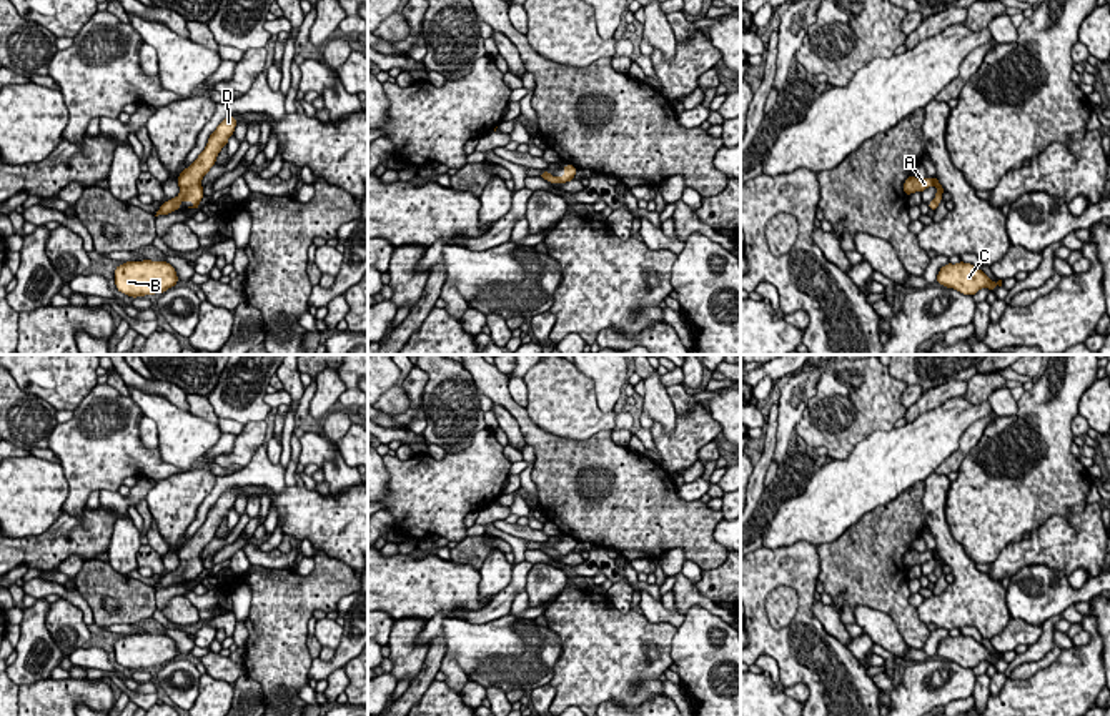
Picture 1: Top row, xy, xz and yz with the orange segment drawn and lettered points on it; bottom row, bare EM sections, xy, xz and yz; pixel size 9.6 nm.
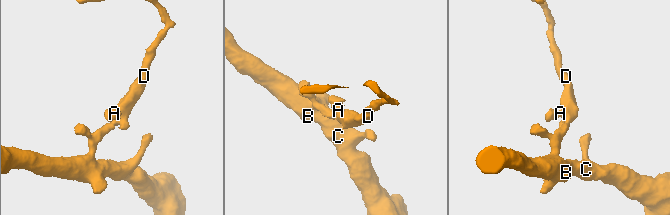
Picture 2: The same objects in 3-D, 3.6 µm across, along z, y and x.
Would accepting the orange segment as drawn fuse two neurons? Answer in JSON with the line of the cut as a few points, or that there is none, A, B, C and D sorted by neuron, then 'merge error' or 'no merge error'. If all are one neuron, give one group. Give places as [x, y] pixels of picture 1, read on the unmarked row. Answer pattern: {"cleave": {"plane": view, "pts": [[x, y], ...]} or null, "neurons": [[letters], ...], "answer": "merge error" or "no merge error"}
{"cleave": null, "neurons": [["A", "B", "C", "D"]], "answer": "no merge error"}

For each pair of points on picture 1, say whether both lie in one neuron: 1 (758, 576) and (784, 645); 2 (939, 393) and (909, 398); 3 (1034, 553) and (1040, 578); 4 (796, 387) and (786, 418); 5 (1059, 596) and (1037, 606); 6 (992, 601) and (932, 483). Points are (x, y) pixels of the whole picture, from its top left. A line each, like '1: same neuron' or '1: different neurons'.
1: same neuron
2: different neurons
3: different neurons
4: same neuron
5: same neuron
6: same neuron

